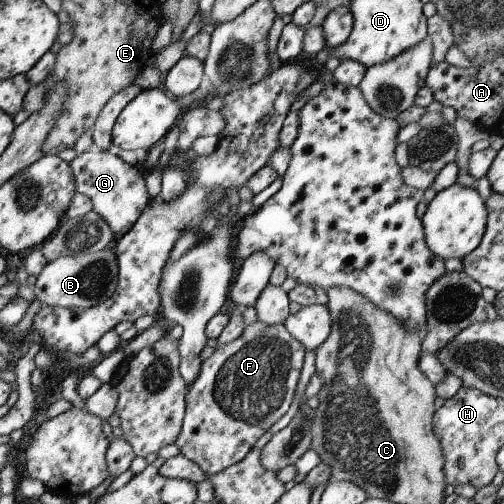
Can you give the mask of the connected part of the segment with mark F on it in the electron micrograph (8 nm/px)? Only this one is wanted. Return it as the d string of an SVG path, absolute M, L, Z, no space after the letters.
M257 321L246 325L233 342L213 349L213 354L201 361L199 374L184 396L184 417L174 442L179 453L199 466L207 476L239 462L252 449L255 440L287 412L291 400L295 398L304 351L282 324L265 326Z

